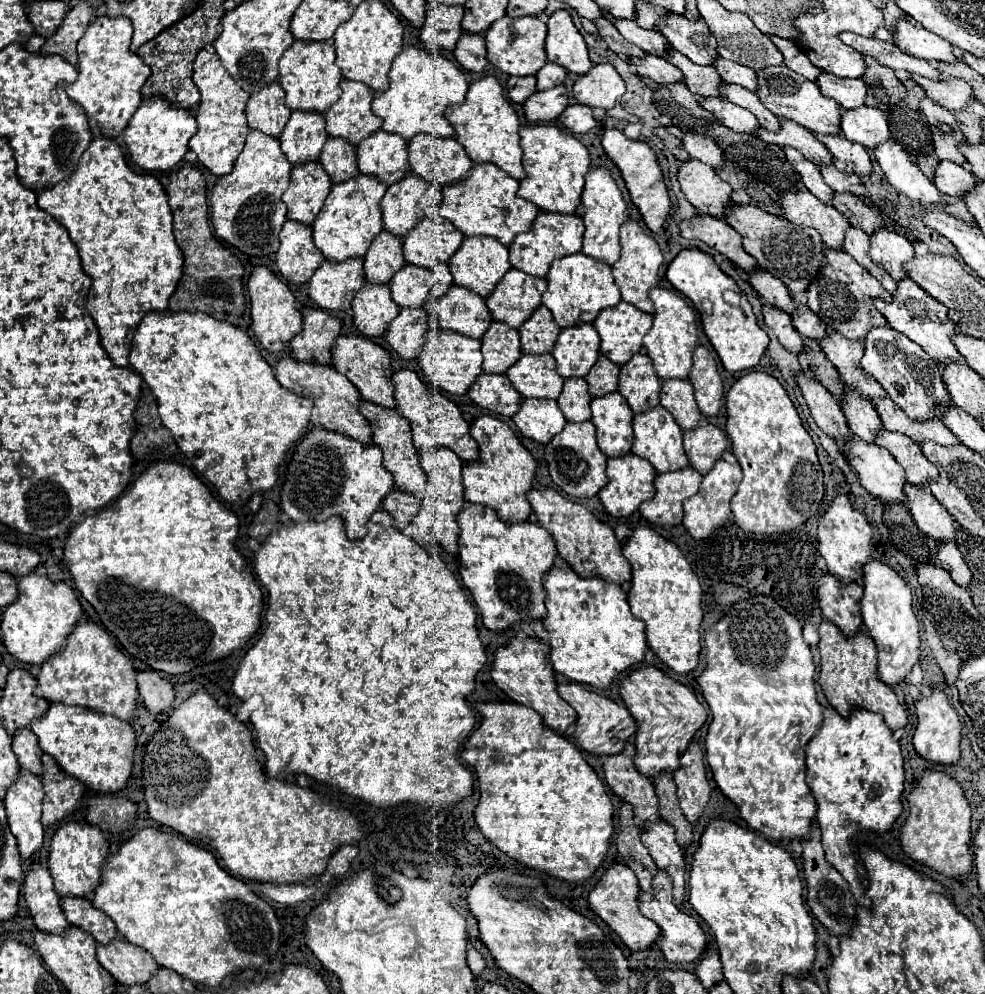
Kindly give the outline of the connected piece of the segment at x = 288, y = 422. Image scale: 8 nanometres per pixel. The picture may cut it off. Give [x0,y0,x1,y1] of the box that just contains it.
[129,310,311,502]

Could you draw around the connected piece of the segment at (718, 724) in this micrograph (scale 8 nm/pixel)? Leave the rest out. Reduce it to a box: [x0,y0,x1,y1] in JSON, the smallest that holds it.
[699,594,821,840]

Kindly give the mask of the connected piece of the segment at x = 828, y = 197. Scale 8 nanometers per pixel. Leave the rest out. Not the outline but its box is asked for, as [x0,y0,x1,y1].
[783,148,835,204]

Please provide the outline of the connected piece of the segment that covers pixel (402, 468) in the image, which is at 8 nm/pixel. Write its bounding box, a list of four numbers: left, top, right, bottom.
[361,400,427,498]

